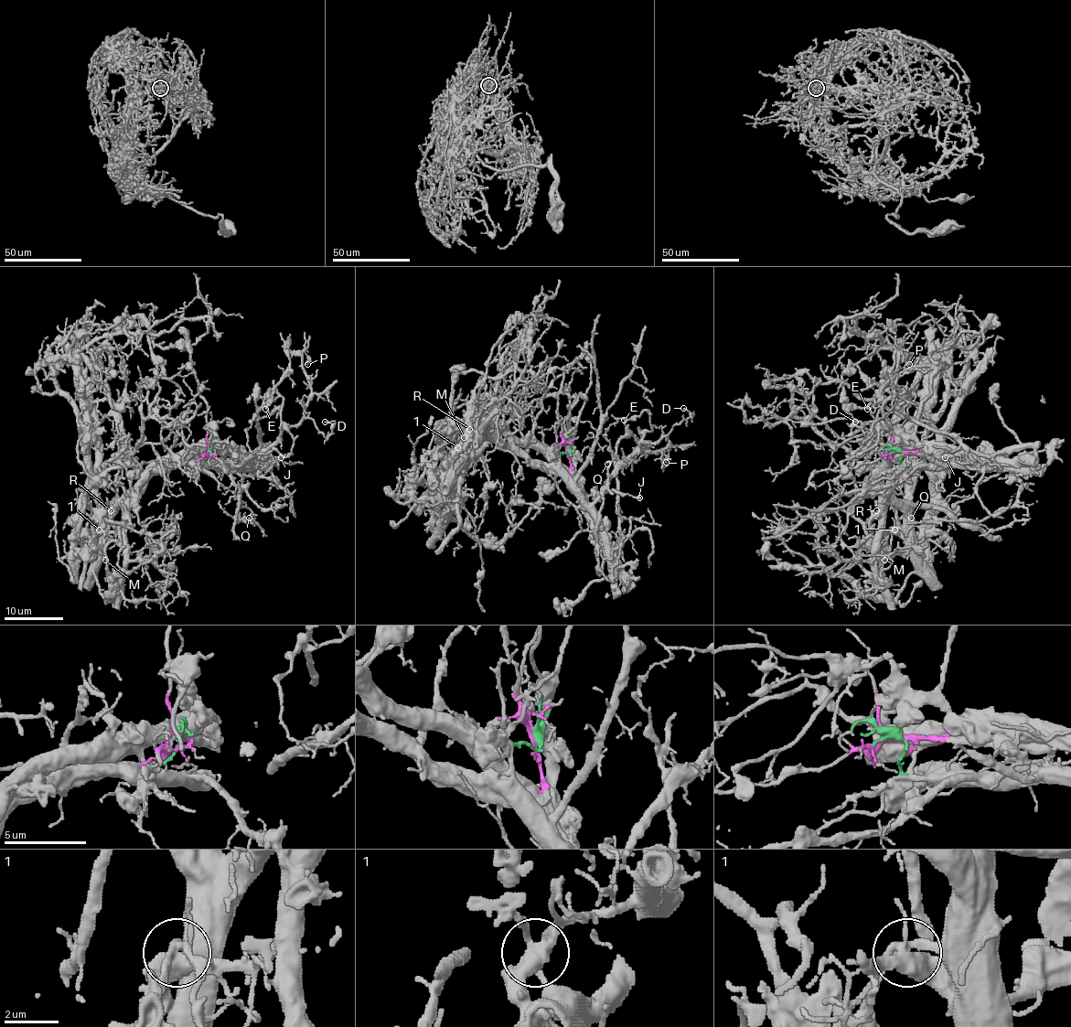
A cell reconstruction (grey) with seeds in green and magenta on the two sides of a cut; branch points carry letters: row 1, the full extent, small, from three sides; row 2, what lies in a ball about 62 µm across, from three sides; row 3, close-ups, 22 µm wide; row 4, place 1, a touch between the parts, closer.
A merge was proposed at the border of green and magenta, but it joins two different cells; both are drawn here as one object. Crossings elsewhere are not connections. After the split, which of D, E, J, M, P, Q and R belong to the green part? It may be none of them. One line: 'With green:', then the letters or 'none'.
With green: D, P

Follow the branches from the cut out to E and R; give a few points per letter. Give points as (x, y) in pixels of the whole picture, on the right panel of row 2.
E: (898, 451), (1000, 452), (977, 454), (954, 437), (927, 430), (905, 415), (892, 412), (882, 401), (867, 409)
R: (898, 451), (915, 449), (904, 449), (877, 478), (904, 513), (904, 524), (880, 547), (865, 526), (876, 509)

